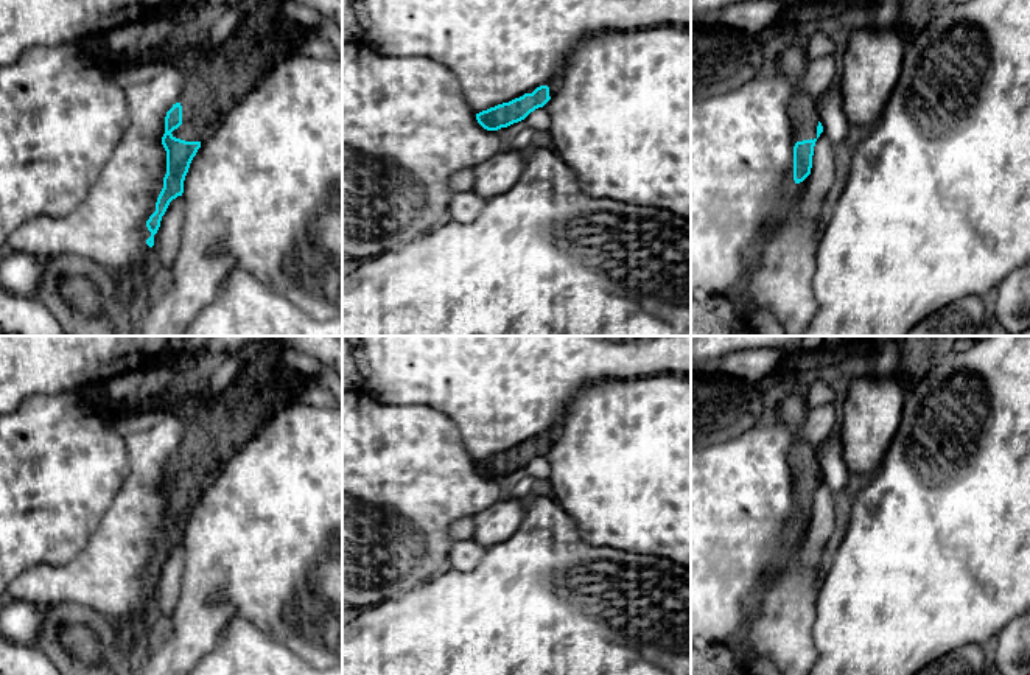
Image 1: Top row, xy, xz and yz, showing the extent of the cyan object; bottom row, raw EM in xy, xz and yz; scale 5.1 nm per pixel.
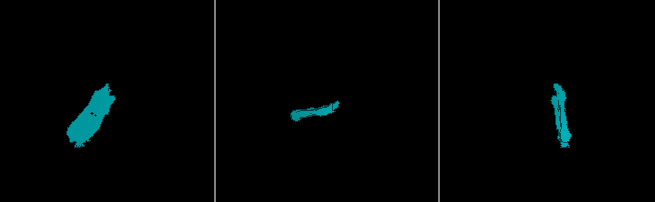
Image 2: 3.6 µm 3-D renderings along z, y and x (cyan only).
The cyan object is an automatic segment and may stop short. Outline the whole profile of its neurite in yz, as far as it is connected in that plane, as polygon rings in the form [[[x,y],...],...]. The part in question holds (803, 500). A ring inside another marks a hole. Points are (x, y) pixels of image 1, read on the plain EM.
[[[797,431],[787,454],[794,484],[794,529],[803,530],[812,516],[814,495],[823,474],[818,468],[815,449],[804,437],[803,431]]]

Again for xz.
[[[560,426],[551,428],[546,434],[476,462],[478,471],[487,479],[498,479],[524,468],[531,460],[543,456],[560,435]]]

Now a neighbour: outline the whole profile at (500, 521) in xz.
[[[504,496],[475,516],[473,540],[484,547],[499,544],[521,527],[527,501]]]

